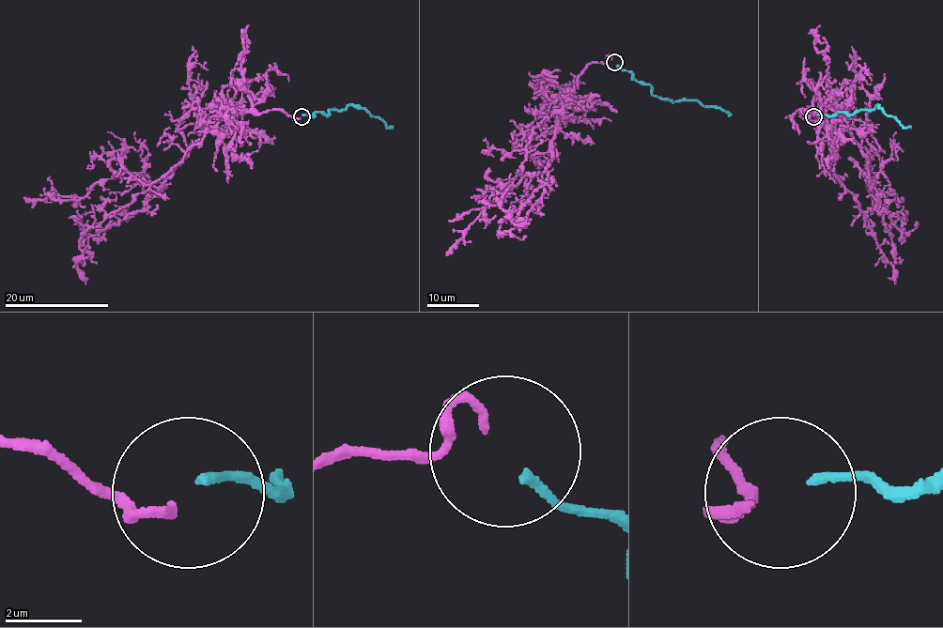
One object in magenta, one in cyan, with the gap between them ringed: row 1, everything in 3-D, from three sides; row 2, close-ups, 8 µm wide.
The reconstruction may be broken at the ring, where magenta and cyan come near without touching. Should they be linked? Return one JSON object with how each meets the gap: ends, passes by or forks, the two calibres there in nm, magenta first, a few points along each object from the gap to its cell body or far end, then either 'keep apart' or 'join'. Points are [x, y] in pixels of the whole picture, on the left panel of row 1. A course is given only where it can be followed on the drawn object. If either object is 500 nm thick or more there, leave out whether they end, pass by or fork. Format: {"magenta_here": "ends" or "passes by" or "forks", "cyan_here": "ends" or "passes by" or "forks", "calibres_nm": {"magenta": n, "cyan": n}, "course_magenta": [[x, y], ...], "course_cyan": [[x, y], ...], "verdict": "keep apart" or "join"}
{"magenta_here": "ends", "cyan_here": "ends", "calibres_nm": {"magenta": 190, "cyan": 220}, "course_magenta": [[299, 117], [249, 113], [231, 124], [223, 115], [158, 187], [126, 173], [84, 197], [23, 197]], "course_cyan": [[304, 115], [318, 111], [327, 114], [349, 105], [365, 107], [387, 127], [393, 126]], "verdict": "join"}

